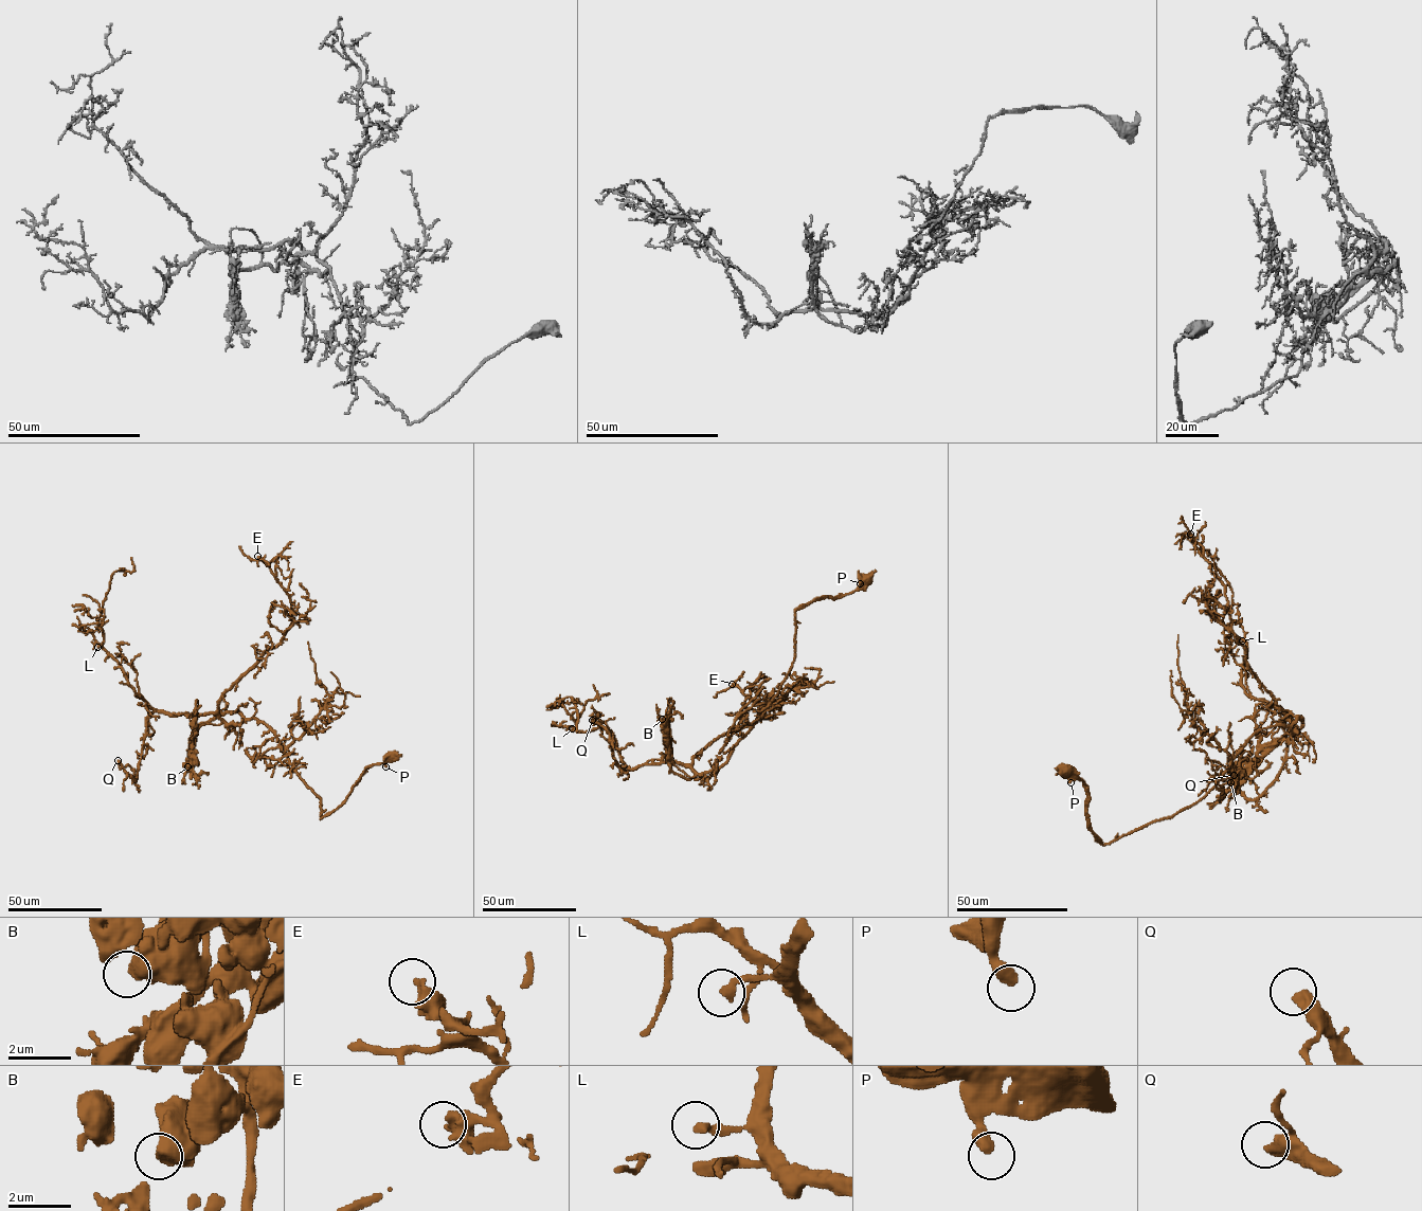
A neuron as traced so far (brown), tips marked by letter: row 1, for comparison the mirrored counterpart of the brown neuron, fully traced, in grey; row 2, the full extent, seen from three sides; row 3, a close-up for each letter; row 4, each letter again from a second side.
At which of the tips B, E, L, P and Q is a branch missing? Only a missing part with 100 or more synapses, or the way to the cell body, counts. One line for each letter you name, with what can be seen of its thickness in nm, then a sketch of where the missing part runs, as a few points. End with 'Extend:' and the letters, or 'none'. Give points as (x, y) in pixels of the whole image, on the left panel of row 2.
Q: 480 nm thick; missing branch runs (118, 760), (109, 749), (80, 740), (72, 731), (59, 702)
Extend: Q

